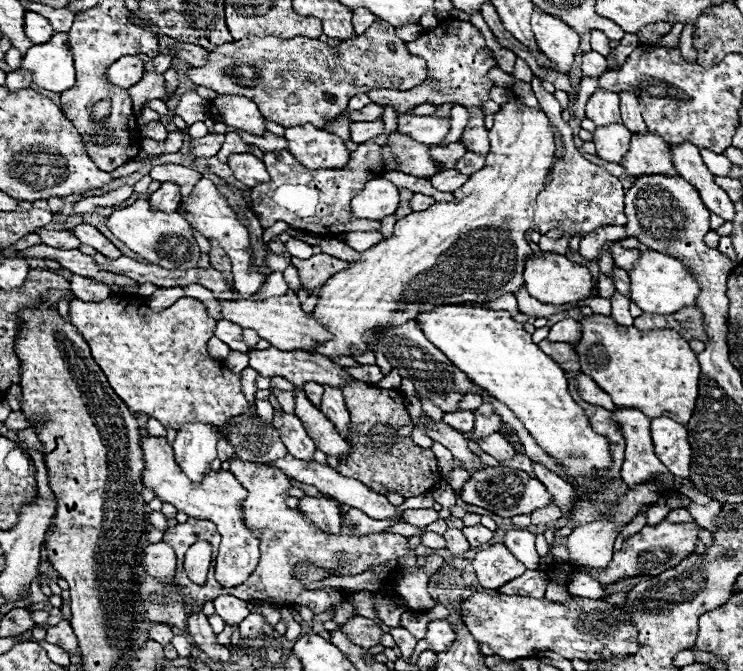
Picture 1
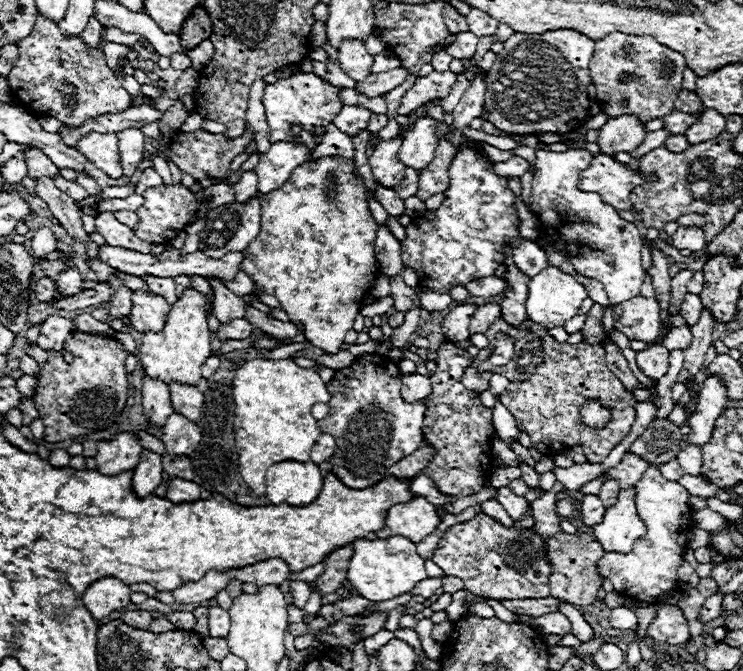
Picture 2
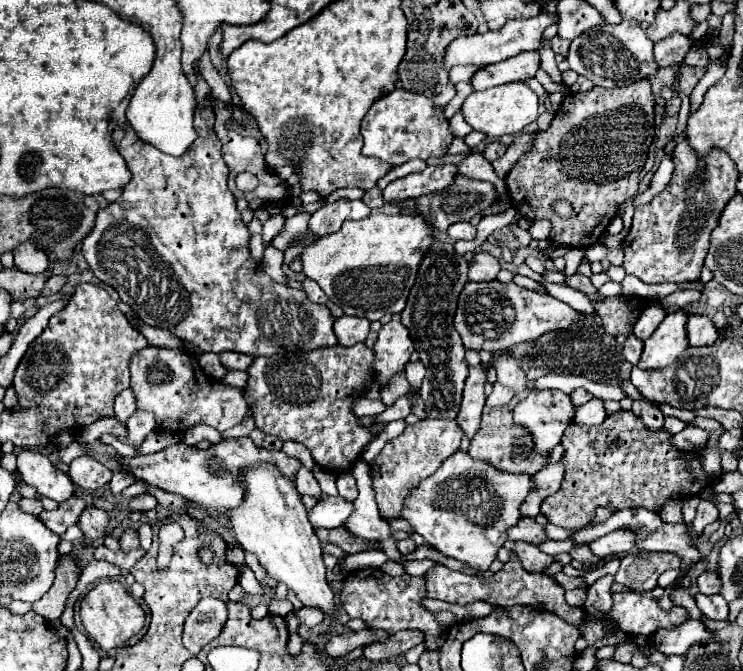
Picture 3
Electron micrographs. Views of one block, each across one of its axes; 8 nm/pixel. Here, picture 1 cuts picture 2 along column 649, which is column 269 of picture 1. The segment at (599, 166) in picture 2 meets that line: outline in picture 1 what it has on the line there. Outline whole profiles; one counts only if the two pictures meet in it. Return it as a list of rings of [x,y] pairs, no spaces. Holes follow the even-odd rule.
[[[234,154],[232,158],[228,158],[228,166],[232,168],[236,180],[240,180],[248,188],[254,188],[262,182],[270,182],[264,162],[252,154]]]

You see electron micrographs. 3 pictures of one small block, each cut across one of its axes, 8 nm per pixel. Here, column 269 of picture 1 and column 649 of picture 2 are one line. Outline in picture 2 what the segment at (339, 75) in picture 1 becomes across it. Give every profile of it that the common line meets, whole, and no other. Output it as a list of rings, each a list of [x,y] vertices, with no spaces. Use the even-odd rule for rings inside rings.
[[[612,32],[606,38],[596,40],[590,72],[592,84],[598,90],[596,100],[608,116],[634,114],[648,122],[658,116],[668,116],[674,110],[674,100],[682,88],[684,68],[684,56],[656,42],[656,38]]]

